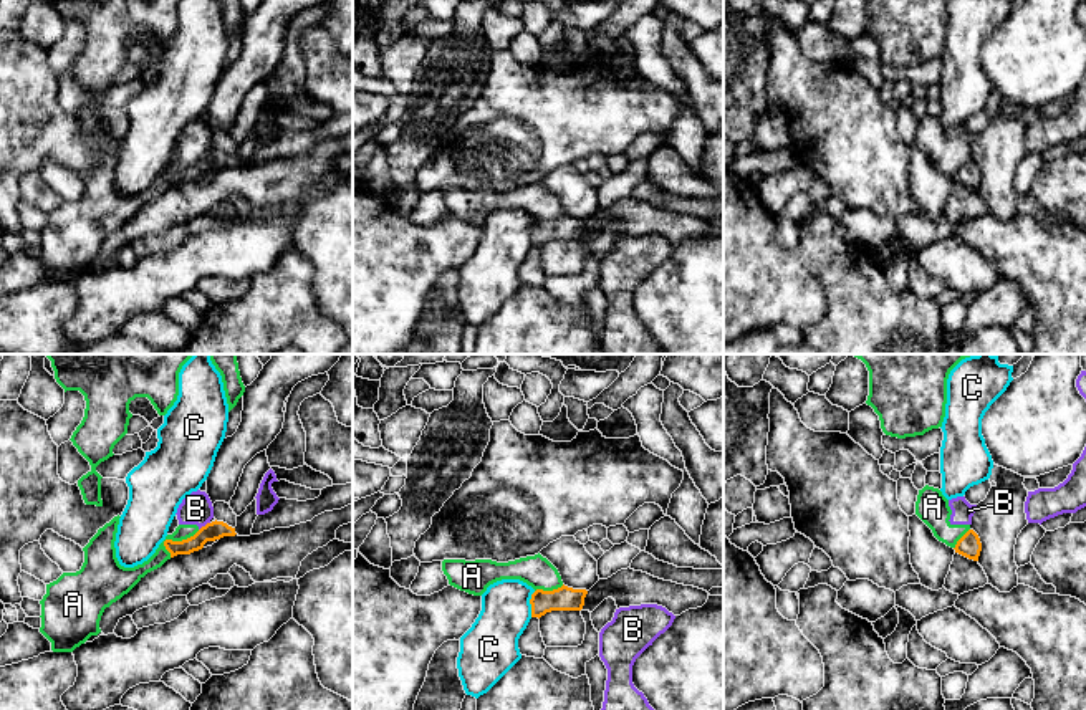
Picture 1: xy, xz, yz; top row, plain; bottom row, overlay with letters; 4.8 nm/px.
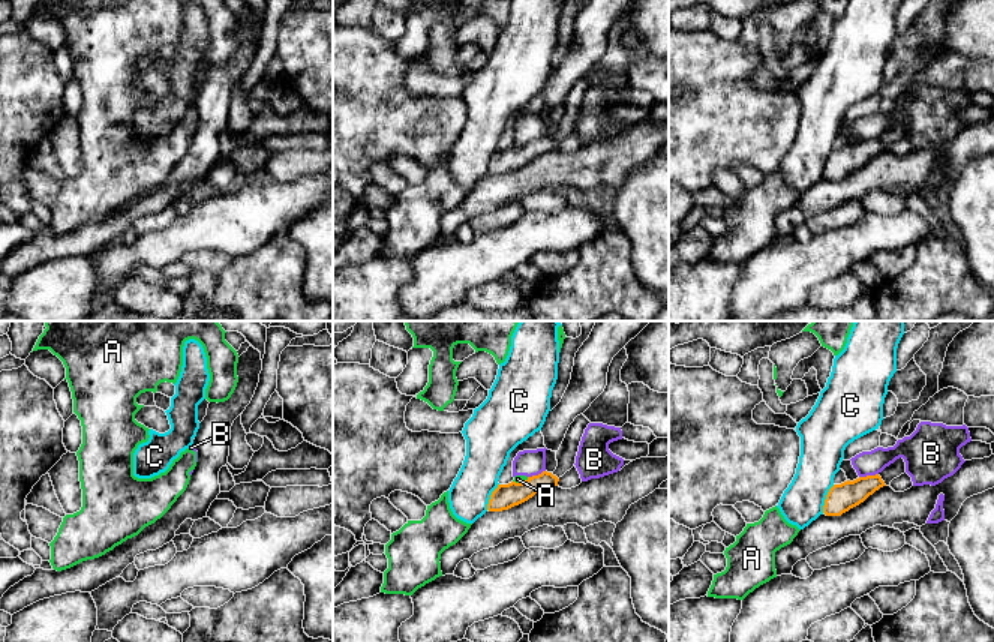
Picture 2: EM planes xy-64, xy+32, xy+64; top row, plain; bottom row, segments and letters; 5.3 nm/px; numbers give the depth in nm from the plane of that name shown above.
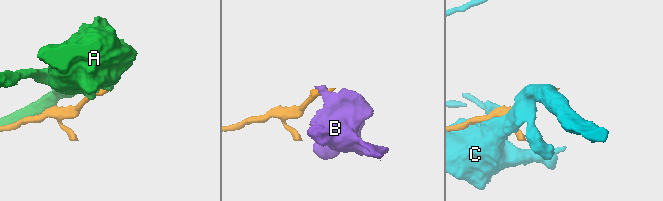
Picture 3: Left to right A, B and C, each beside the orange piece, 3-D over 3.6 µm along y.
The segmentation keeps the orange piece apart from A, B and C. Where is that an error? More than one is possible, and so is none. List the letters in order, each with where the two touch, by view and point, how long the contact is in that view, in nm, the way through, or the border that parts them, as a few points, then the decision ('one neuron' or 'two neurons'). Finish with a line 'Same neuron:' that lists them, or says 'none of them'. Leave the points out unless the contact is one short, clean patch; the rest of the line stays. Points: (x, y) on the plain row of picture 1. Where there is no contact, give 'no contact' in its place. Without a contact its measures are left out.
A: meets orange in xy at (174, 171); contact 200 nm long; two neurons
B: meets orange in xy at (206, 154); contact 70 nm long; border along xy (209, 151), (199, 159); two neurons
C: meets orange in xz at (530, 232); contact 130 nm long; two neurons
Same neuron: none of them

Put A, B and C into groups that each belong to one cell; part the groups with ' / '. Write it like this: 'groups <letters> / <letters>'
groups A B / C

